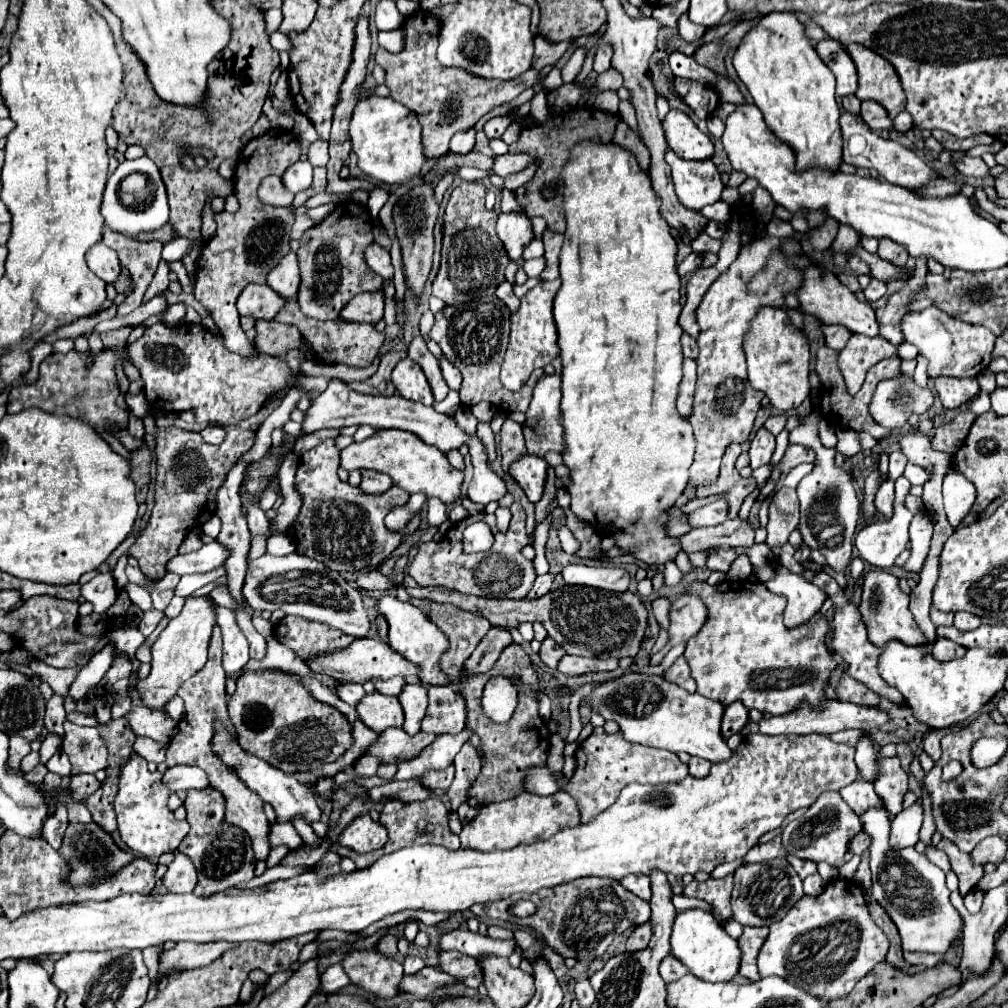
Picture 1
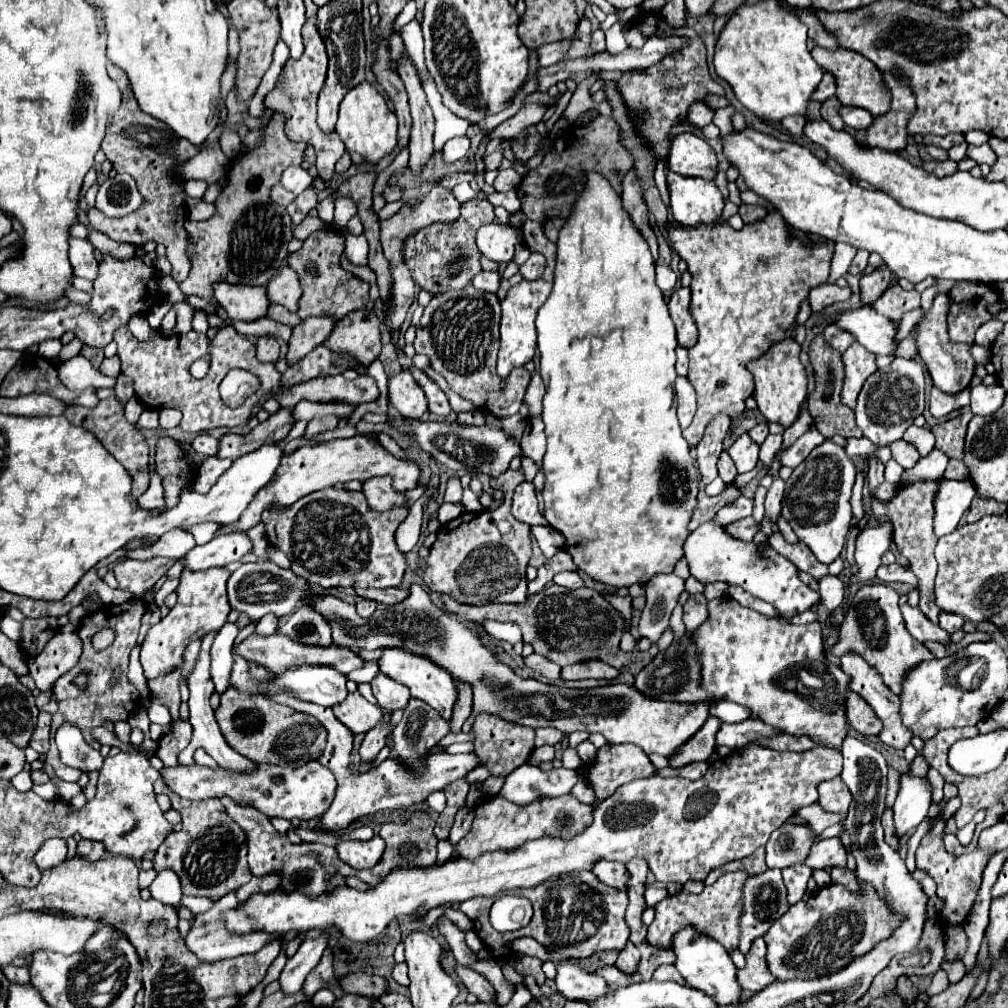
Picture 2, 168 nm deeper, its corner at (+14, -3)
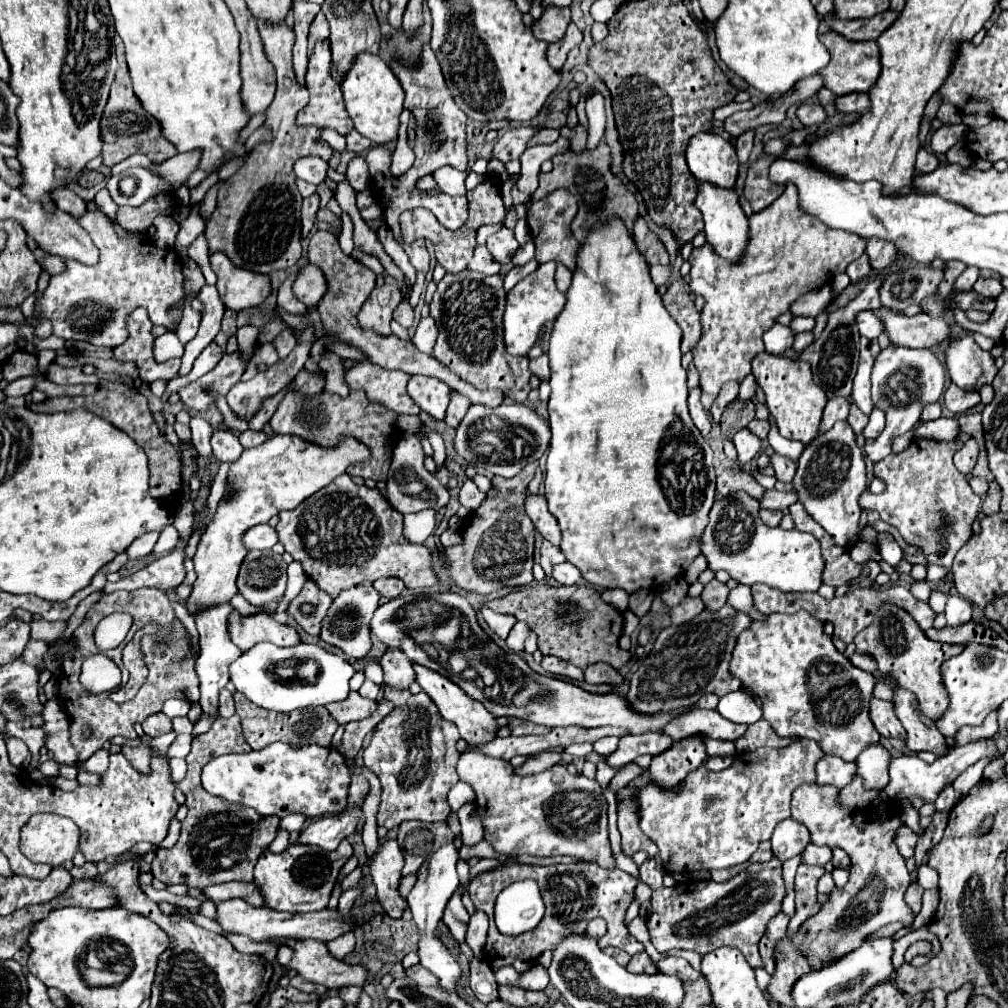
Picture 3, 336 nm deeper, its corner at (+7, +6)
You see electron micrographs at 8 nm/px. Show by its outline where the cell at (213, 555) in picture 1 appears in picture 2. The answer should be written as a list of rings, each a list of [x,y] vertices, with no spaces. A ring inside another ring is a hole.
[[[232,532],[214,536],[204,546],[194,546],[188,554],[180,558],[186,570],[208,570],[216,566],[226,566],[230,562],[238,562],[244,554],[252,552],[252,540],[246,532]]]

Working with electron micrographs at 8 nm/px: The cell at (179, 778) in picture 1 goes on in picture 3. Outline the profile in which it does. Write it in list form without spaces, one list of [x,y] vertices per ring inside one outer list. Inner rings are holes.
[[[273,743],[261,751],[243,755],[221,755],[205,765],[201,775],[205,791],[233,803],[247,805],[259,815],[275,815],[279,819],[301,813],[309,819],[337,815],[347,807],[347,791],[351,773],[337,749],[319,745],[291,747],[287,743]]]

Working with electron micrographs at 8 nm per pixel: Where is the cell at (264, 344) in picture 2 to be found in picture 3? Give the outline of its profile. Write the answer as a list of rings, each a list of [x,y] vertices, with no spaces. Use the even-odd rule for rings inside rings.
[[[287,329],[287,331],[283,331],[283,333],[277,335],[277,339],[273,341],[273,345],[275,345],[277,353],[279,353],[279,359],[285,359],[285,357],[295,349],[297,339],[295,339],[295,335]]]

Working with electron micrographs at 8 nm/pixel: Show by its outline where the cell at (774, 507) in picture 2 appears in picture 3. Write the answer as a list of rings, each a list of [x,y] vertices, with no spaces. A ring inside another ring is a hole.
[[[773,453],[771,455],[771,465],[775,469],[775,477],[779,481],[791,481],[793,475],[795,475],[795,461],[791,461],[789,457],[783,457],[779,453]]]

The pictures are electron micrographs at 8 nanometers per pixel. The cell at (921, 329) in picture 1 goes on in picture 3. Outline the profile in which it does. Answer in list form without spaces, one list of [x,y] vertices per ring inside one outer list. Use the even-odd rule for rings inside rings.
[[[959,337],[947,345],[947,371],[953,383],[965,391],[977,391],[983,385],[991,385],[997,375],[995,359],[983,351],[973,337]]]

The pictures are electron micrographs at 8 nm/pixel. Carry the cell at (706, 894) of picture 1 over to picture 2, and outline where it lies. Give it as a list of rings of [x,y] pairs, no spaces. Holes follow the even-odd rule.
[[[732,872],[720,876],[712,886],[704,886],[700,894],[678,892],[668,896],[660,904],[656,904],[656,918],[648,926],[648,940],[656,948],[670,948],[672,936],[684,926],[694,926],[698,932],[712,936],[722,942],[726,950],[736,948],[738,944],[738,916],[740,916],[740,898],[742,898],[742,880],[746,880],[746,872]],[[668,928],[668,930],[666,930]]]

